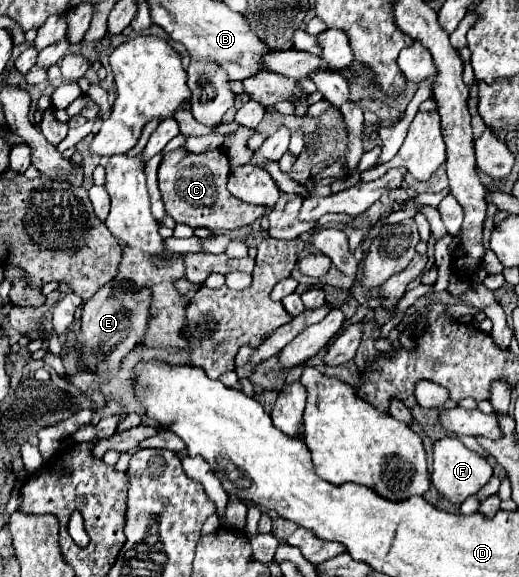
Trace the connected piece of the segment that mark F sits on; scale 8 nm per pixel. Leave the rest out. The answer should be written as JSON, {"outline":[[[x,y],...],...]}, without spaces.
{"outline":[[[444,437],[434,443],[434,467],[432,467],[432,485],[442,497],[460,505],[468,495],[478,493],[492,477],[492,467],[484,457],[466,449],[460,439]]]}

